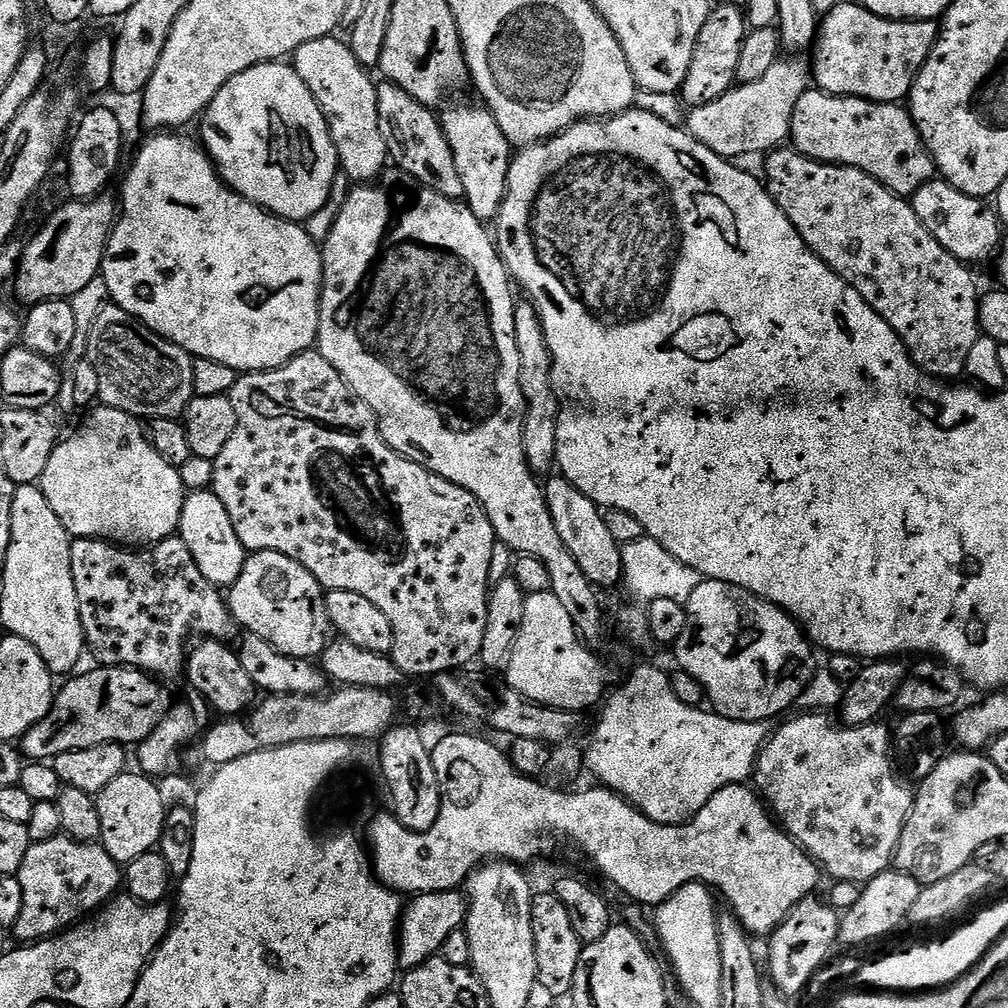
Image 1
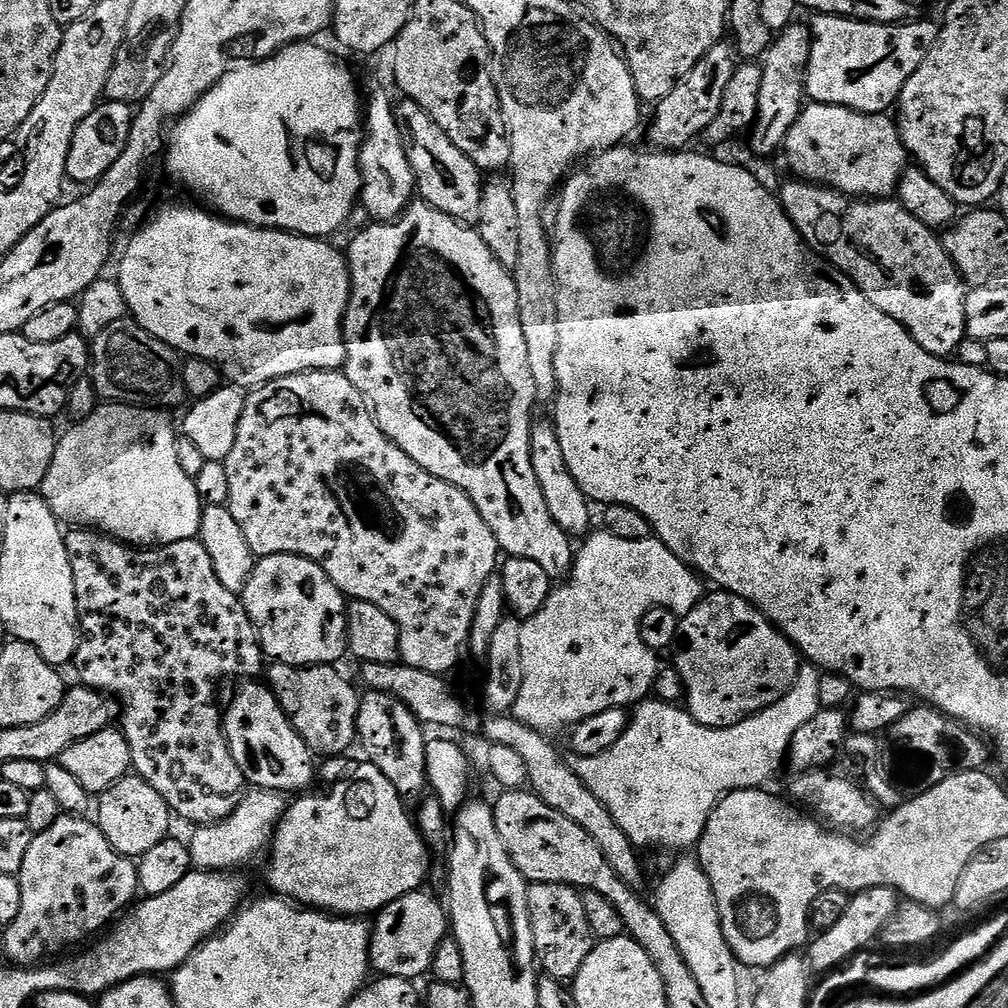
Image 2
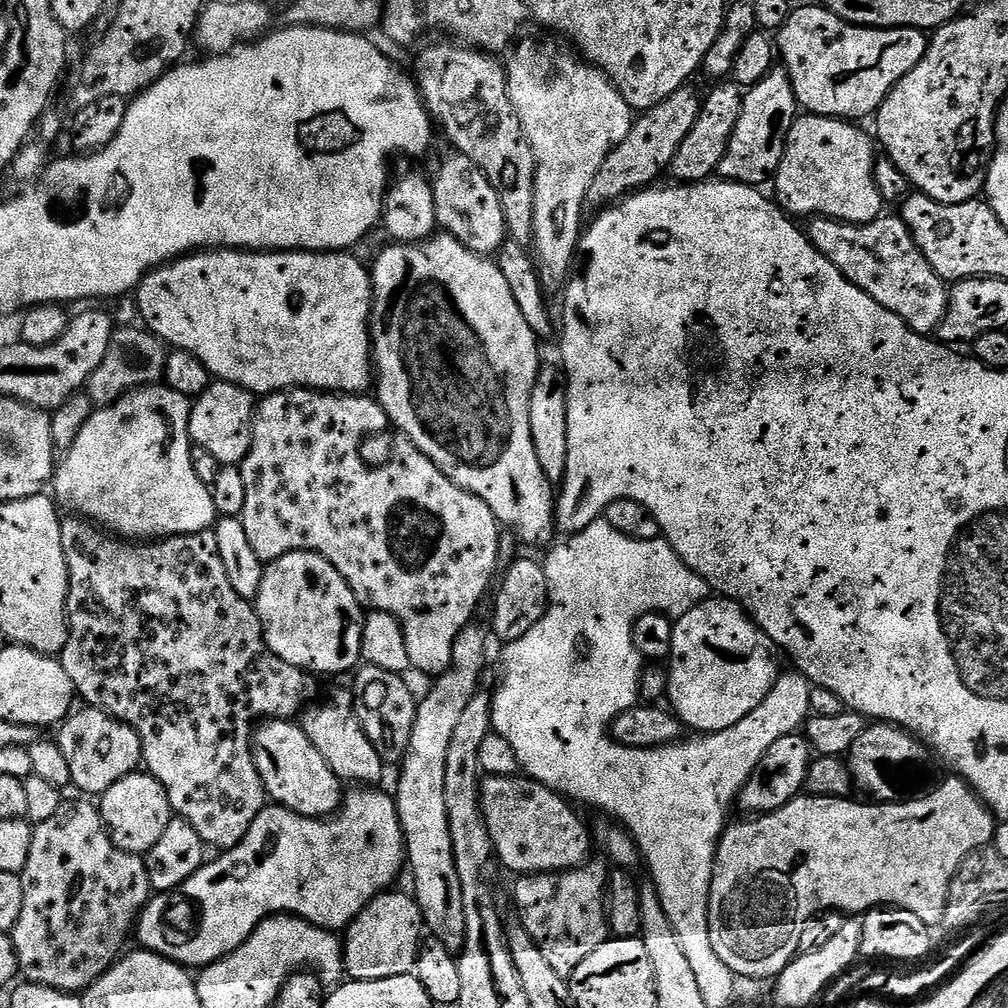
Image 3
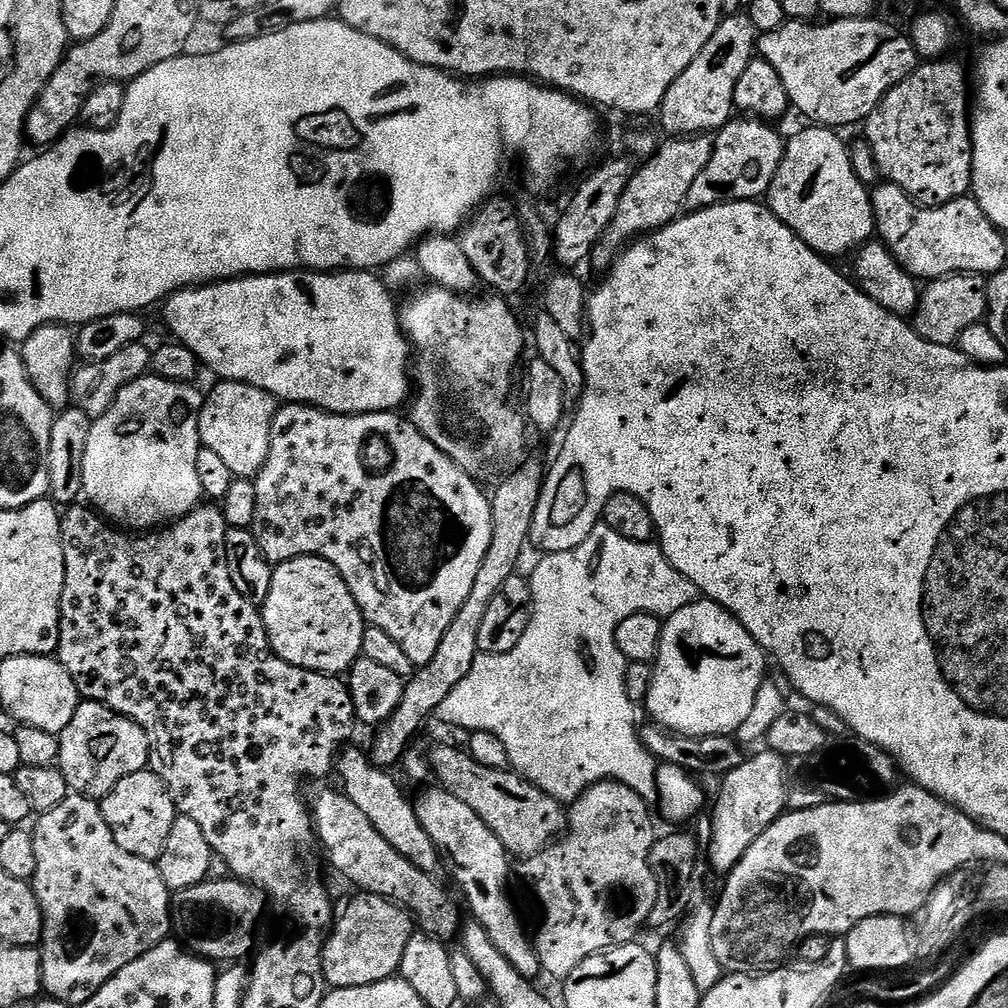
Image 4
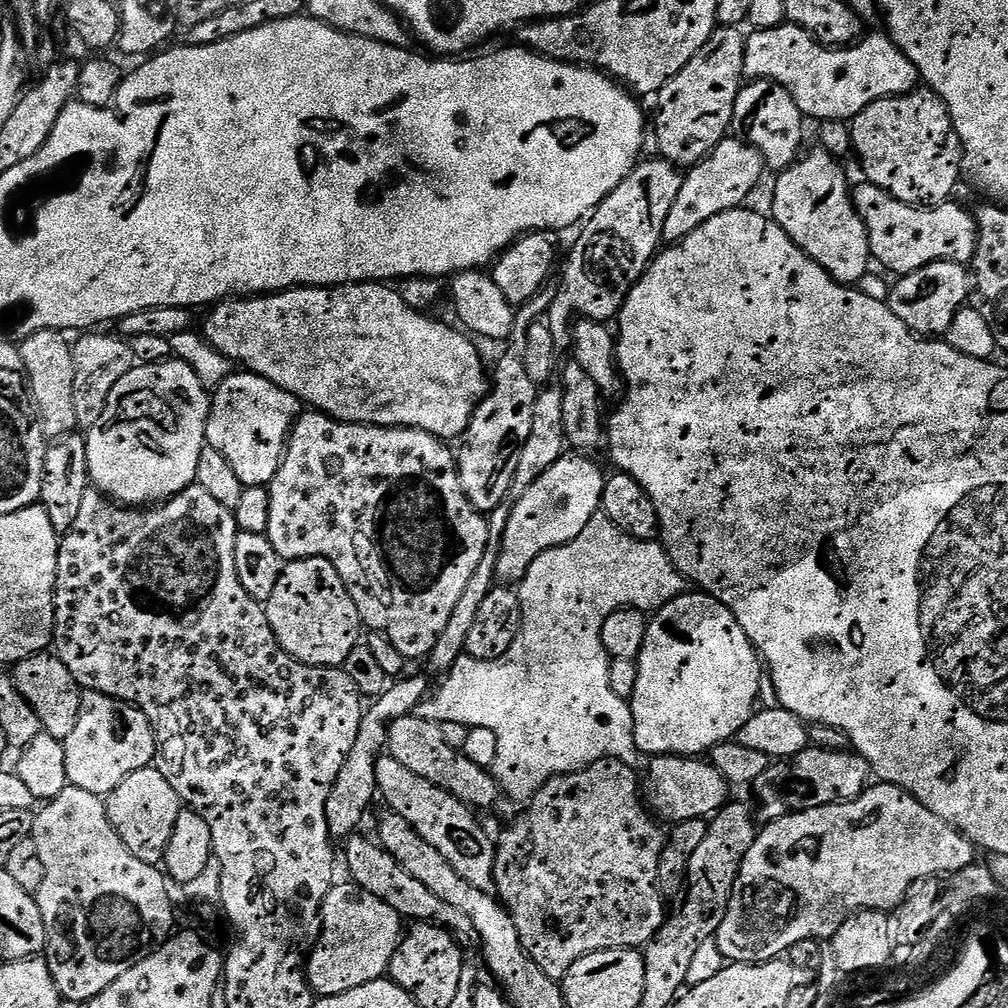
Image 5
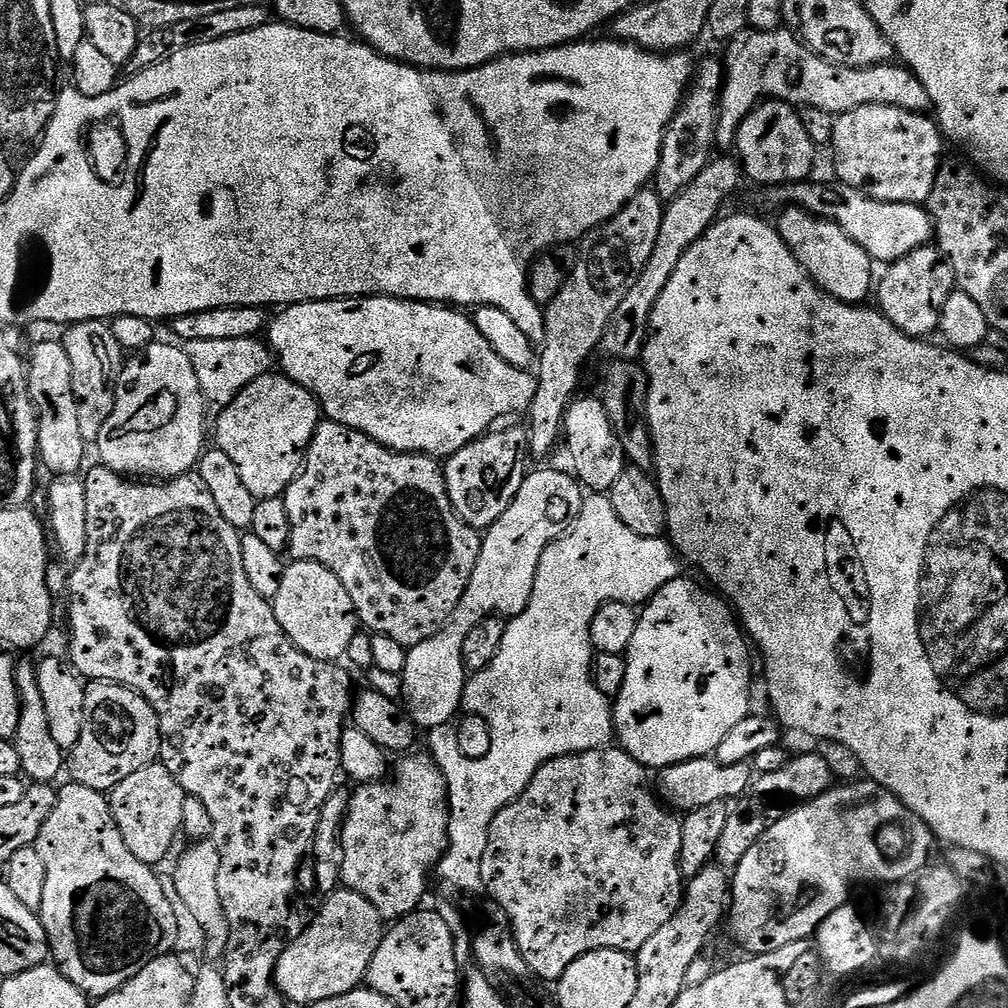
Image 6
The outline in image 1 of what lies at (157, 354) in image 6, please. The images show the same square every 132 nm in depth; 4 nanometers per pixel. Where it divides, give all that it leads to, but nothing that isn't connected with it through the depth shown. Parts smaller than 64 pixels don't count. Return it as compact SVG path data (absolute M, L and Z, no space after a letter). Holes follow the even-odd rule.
M96 406L89 412L84 425L69 440L57 443L38 481L64 529L73 538L107 540L120 546L151 546L175 537L186 495L179 467L160 456L146 435L145 425L129 412L107 406Z

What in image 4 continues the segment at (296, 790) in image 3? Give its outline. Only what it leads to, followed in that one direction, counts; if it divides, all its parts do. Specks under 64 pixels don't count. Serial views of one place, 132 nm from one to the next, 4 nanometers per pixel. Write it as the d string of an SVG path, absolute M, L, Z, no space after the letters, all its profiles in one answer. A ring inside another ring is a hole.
M324 788L316 797L311 797L310 811L314 821L314 831L319 843L328 851L328 860L349 880L357 884L360 892L369 892L375 896L384 896L395 900L414 917L425 933L437 938L449 938L460 928L460 912L444 893L444 888L433 877L427 876L414 862L402 858L374 825L370 818L350 802L343 791Z

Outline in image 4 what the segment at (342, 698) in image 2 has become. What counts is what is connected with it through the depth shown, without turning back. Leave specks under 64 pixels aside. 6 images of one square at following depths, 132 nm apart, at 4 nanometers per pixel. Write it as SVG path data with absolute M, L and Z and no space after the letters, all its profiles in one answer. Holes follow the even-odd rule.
M345 747L338 757L338 776L340 772L344 795L350 798L350 802L354 802L354 806L358 806L358 810L362 810L362 814L366 814L366 818L370 818L374 830L378 830L378 834L382 834L382 838L386 838L386 842L390 842L390 846L402 854L402 858L414 862L414 866L418 866L418 870L427 876L439 877L442 857L434 842L430 842L430 834L422 830L422 822L418 822L416 817L415 803L410 796L408 800L399 782L391 776L391 771L372 763L372 757L365 749L363 752L360 748L352 747Z

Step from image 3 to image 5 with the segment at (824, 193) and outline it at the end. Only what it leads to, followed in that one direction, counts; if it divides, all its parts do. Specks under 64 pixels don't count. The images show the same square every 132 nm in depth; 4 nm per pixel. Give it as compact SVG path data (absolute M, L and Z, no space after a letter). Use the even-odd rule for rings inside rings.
M815 150L809 154L801 155L790 167L783 169L776 180L776 189L772 192L772 209L770 215L782 230L793 240L800 249L807 254L826 274L830 274L839 284L849 286L859 285L860 279L868 272L868 264L872 260L870 242L866 234L866 226L852 204L852 193L848 176L837 157L832 156L827 150Z

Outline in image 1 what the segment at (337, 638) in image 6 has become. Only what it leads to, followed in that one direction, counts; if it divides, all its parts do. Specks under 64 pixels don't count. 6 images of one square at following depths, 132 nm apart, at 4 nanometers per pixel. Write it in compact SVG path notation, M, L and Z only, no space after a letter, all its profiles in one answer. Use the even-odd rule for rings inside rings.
M254 552L245 559L244 569L227 593L226 599L241 629L261 636L283 656L299 660L318 658L333 635L328 617L325 589L294 558L281 552Z

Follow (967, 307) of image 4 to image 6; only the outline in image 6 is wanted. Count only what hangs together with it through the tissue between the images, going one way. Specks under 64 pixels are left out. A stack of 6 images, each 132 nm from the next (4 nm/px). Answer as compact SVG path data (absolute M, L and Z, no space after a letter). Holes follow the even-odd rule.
M929 246L914 250L901 260L887 265L883 272L884 277L881 280L879 277L878 287L874 292L874 296L880 299L879 311L906 335L931 337L931 332L935 333L939 329L942 306L946 306L946 298L950 298L950 294L957 291L954 270L941 256L939 248Z

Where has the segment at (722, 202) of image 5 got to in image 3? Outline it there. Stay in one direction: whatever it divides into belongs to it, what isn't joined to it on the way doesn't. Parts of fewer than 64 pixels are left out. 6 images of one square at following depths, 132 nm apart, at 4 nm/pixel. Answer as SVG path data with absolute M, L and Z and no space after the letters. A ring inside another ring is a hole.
M777 66L769 72L768 76L744 92L742 114L738 114L738 126L734 126L734 134L730 138L730 146L726 146L726 154L722 158L718 169L719 175L734 184L750 184L764 186L776 175L778 166L782 162L782 154L786 146L786 138L792 129L792 123L798 119L798 105L794 86L790 82L787 70Z

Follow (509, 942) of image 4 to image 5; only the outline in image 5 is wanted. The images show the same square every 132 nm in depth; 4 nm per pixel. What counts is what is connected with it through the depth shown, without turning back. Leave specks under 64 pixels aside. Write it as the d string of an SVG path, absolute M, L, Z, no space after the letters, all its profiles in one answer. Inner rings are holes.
M387 754L378 758L376 763L376 787L379 795L384 796L387 807L398 813L466 882L478 886L478 890L496 892L496 879L494 878L494 862L496 861L496 846L493 837L484 833L482 825L476 821L477 813L454 798L446 790L434 786L434 782L426 782L418 774L413 774L407 766L402 766L398 758Z

